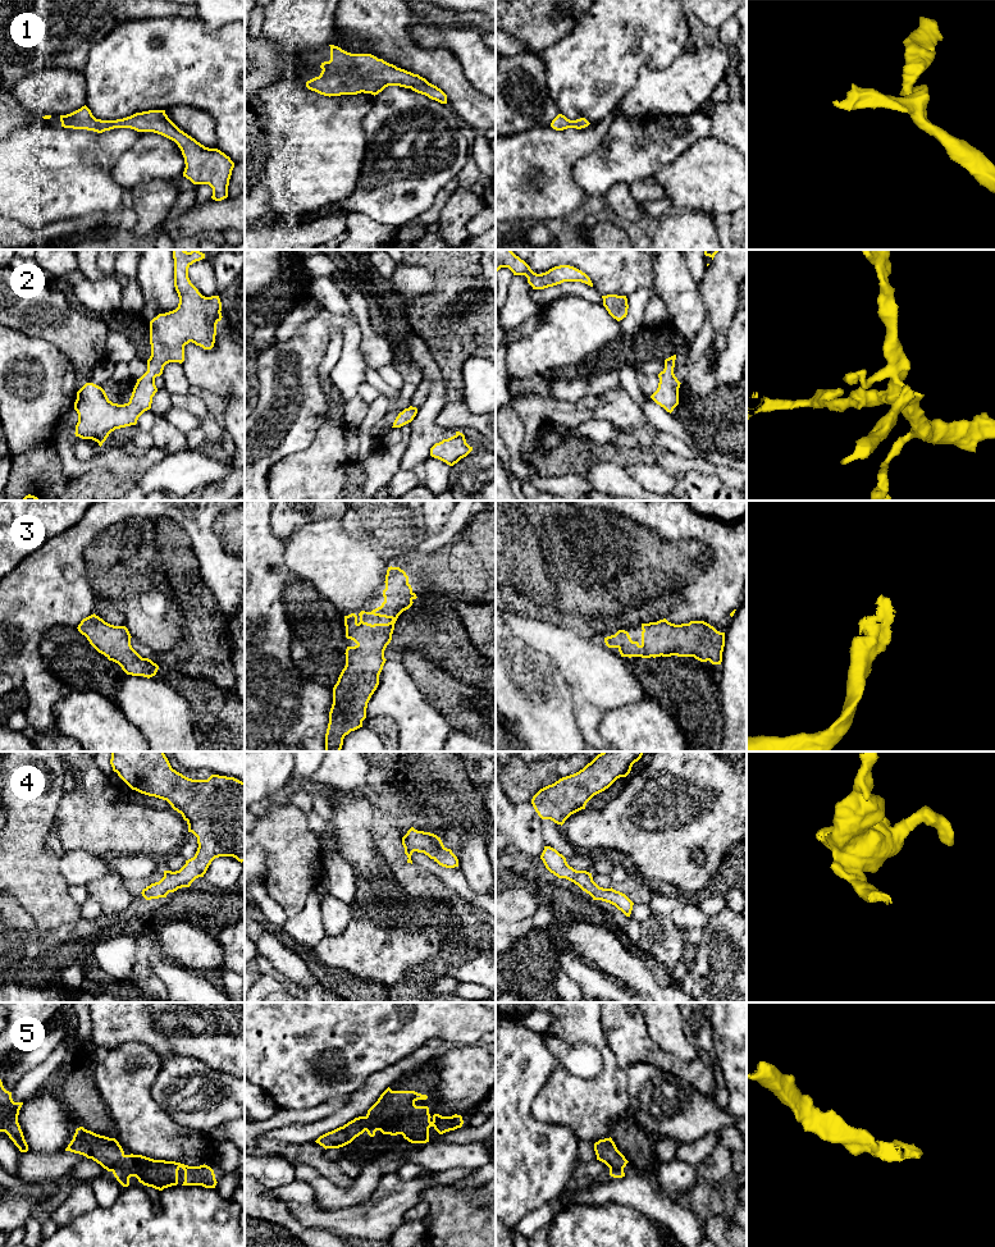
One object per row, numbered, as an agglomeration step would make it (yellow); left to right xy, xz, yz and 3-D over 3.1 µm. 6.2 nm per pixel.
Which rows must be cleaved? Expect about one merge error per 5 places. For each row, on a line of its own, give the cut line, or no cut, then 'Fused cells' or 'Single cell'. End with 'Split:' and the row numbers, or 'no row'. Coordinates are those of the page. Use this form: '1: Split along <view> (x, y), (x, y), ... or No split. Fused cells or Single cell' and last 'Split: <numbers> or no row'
1: No split. Single cell
2: No split. Single cell
3: No split. Single cell
4: No split. Single cell
5: No split. Single cell
Split: no row

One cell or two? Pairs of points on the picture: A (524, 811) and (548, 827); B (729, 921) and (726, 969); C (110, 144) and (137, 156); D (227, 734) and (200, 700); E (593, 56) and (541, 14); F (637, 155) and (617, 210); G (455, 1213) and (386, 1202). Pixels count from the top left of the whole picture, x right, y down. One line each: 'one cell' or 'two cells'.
A: two cells
B: one cell
C: two cells
D: one cell
E: two cells
F: two cells
G: two cells

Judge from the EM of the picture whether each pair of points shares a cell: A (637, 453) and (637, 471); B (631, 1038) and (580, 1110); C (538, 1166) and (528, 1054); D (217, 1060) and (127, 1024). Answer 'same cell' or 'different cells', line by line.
A: different cells
B: different cells
C: same cell
D: same cell

